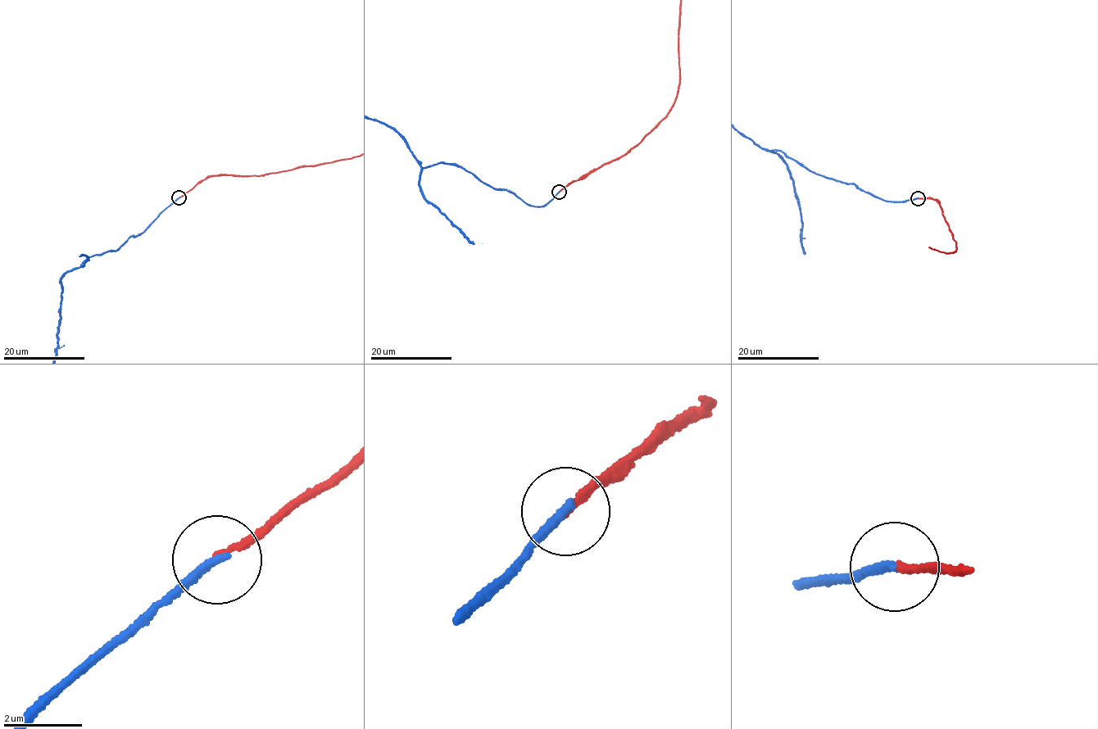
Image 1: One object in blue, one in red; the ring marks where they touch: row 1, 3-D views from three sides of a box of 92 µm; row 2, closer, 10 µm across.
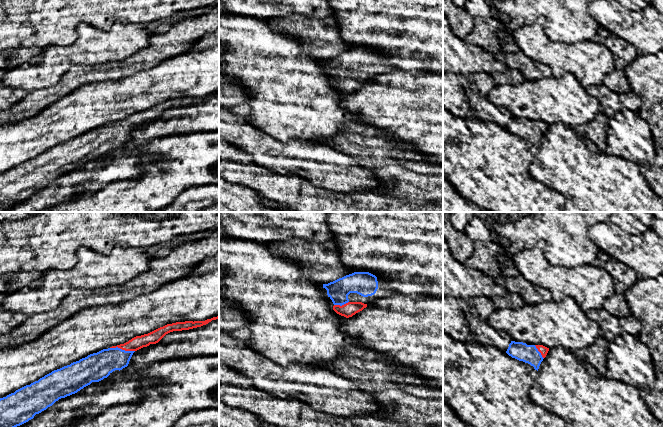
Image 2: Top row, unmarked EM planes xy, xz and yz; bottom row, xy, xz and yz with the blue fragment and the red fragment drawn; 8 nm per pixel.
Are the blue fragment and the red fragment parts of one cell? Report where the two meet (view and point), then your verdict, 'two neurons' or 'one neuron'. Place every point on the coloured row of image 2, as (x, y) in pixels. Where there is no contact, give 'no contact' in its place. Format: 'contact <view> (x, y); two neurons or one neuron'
contact xy (121, 349); one neuron

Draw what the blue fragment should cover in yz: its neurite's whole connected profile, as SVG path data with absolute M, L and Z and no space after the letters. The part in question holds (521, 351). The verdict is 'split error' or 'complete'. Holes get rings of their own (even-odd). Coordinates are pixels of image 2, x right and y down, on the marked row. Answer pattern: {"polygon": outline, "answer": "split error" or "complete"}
{"polygon": "M511 341L506 353L512 358L530 364L538 371L548 351L549 348L543 345L527 345L523 342Z", "answer": "split error"}

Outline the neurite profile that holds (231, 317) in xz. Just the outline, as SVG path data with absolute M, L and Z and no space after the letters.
M219 286L219 328L225 330L236 330L250 327L250 315L238 306L227 302L221 296L221 286Z

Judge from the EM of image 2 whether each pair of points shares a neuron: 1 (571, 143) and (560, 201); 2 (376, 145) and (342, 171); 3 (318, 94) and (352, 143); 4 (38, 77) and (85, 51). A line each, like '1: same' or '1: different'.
1: different
2: different
3: different
4: same

